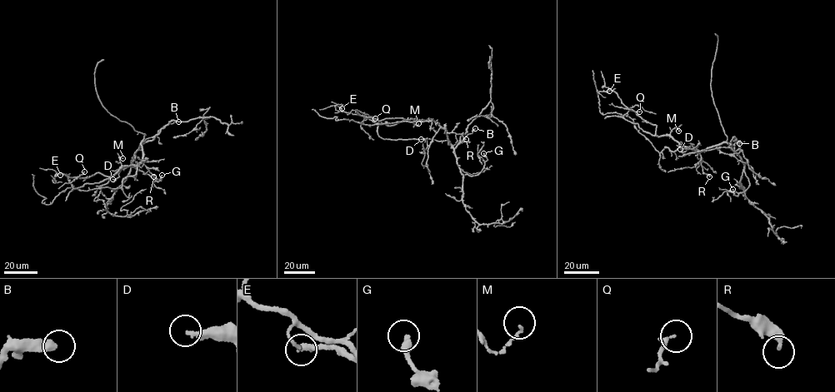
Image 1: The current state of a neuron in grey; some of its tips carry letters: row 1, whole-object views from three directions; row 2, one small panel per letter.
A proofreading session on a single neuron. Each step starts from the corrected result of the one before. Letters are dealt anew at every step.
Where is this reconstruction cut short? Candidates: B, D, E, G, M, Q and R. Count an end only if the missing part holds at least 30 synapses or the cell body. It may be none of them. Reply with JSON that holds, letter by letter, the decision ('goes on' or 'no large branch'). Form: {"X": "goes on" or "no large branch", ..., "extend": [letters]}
{"B": "no large branch", "D": "no large branch", "E": "no large branch", "G": "no large branch", "M": "no large branch", "Q": "no large branch", "R": "no large branch", "extend": []}

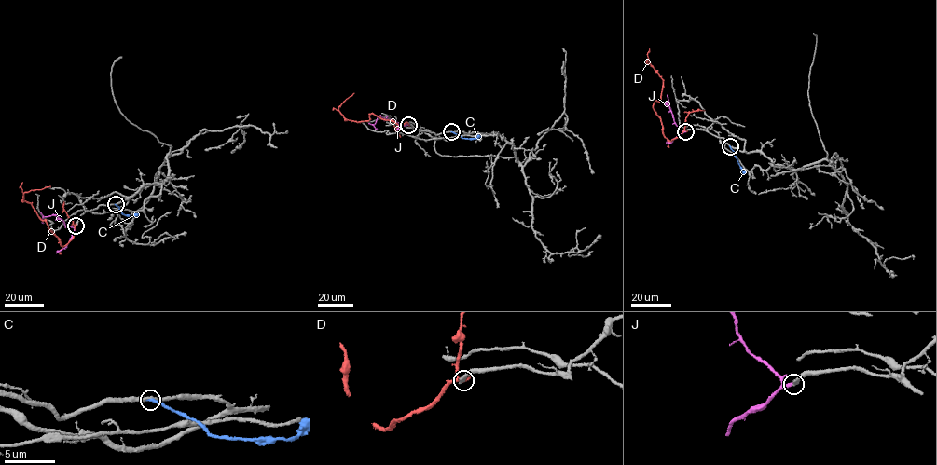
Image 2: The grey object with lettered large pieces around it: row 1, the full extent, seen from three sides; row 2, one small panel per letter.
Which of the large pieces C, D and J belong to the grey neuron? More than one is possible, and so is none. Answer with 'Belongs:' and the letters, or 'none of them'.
Belongs: J

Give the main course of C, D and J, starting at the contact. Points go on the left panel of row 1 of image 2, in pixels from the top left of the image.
C: (115, 204), (120, 211), (130, 217), (138, 213)
D: (75, 225), (72, 239), (62, 246), (60, 239), (32, 204), (23, 200), (26, 192), (50, 186)
J: (75, 225), (67, 227), (54, 215), (43, 216), (43, 223)

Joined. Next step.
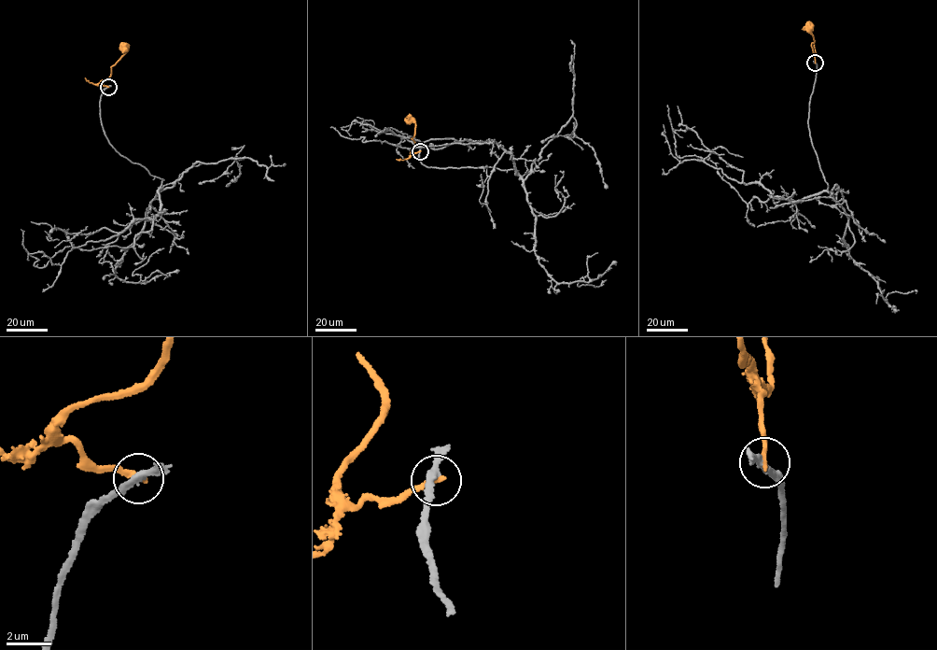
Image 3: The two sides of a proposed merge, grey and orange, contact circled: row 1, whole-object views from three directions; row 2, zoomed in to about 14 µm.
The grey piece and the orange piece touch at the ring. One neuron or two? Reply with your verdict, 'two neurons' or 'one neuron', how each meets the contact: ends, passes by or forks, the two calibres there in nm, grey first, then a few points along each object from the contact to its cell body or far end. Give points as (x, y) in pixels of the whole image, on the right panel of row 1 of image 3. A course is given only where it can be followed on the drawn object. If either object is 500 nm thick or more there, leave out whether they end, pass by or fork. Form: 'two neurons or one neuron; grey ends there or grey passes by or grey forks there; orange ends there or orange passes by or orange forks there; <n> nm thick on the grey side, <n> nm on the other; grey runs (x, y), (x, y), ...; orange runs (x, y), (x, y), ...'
two neurons; grey passes by; orange ends there; 280 nm thick on the grey side, 240 nm on the other; grey runs (815, 63), (807, 121), (828, 188), (798, 201), (755, 196), (748, 204), (710, 160), (676, 155), (667, 105); orange runs (815, 63), (811, 44), (814, 41), (809, 27)

